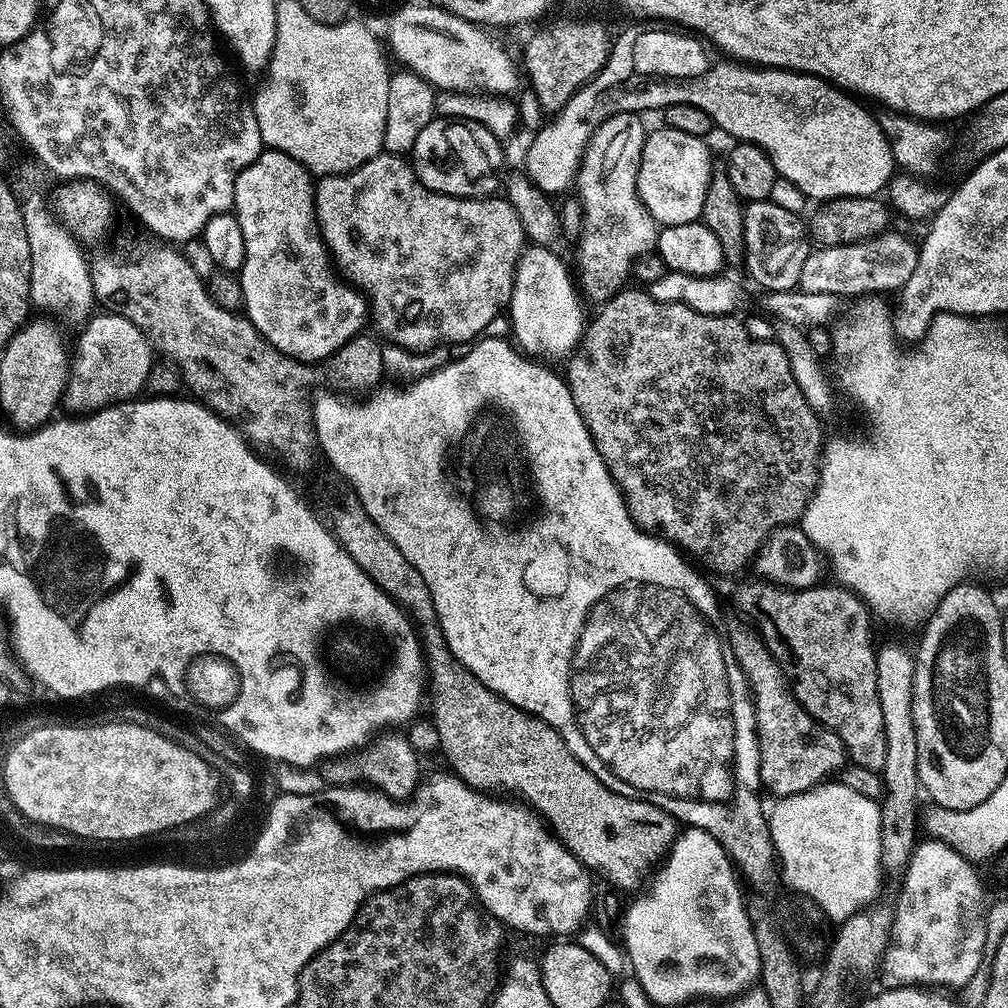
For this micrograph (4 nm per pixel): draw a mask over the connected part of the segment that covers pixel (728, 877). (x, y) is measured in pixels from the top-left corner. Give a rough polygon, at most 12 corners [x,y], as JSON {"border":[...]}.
{"border":[[688,826],[622,948],[653,1003],[732,996],[759,977],[741,881]]}

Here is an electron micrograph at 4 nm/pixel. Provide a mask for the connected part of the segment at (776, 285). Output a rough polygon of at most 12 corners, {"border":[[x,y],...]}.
{"border":[[772,200],[744,210],[744,261],[765,293],[799,285],[810,232]]}

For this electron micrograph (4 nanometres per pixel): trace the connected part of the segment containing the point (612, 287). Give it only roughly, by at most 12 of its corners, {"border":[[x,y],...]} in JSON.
{"border":[[620,112],[588,139],[574,192],[583,295],[609,300],[656,247],[638,194],[646,127]]}

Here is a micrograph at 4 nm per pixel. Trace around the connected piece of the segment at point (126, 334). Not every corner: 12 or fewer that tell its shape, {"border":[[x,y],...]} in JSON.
{"border":[[93,315],[62,397],[91,414],[144,392],[154,349],[124,316]]}

